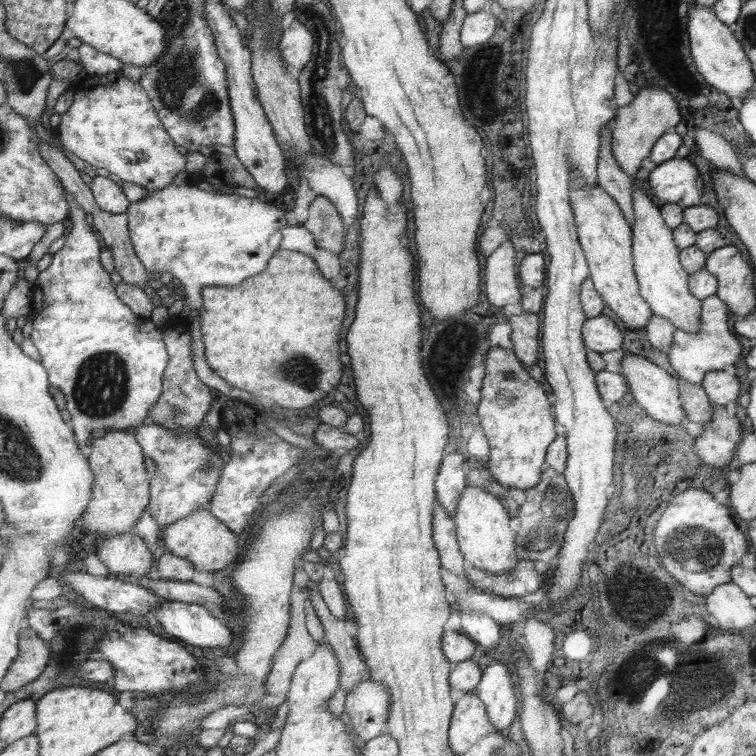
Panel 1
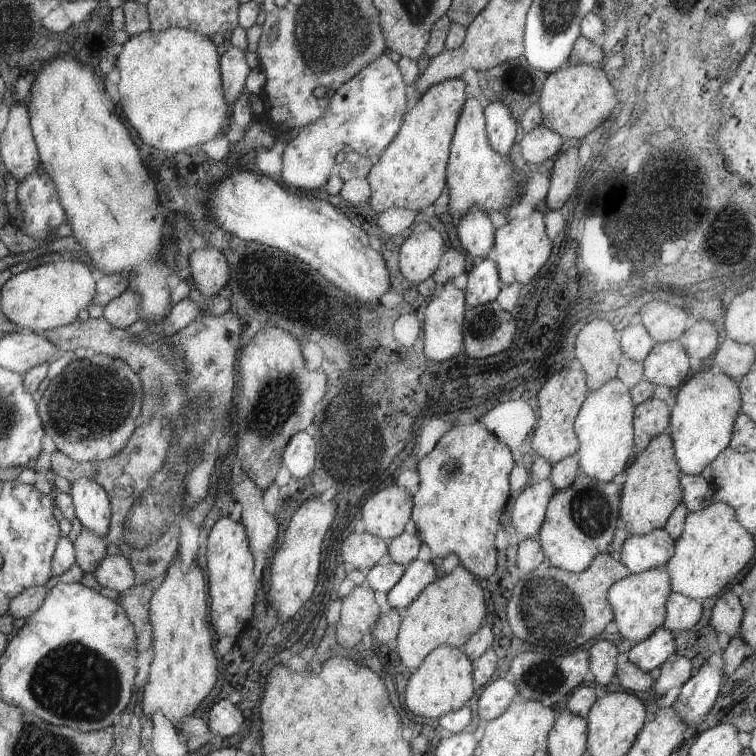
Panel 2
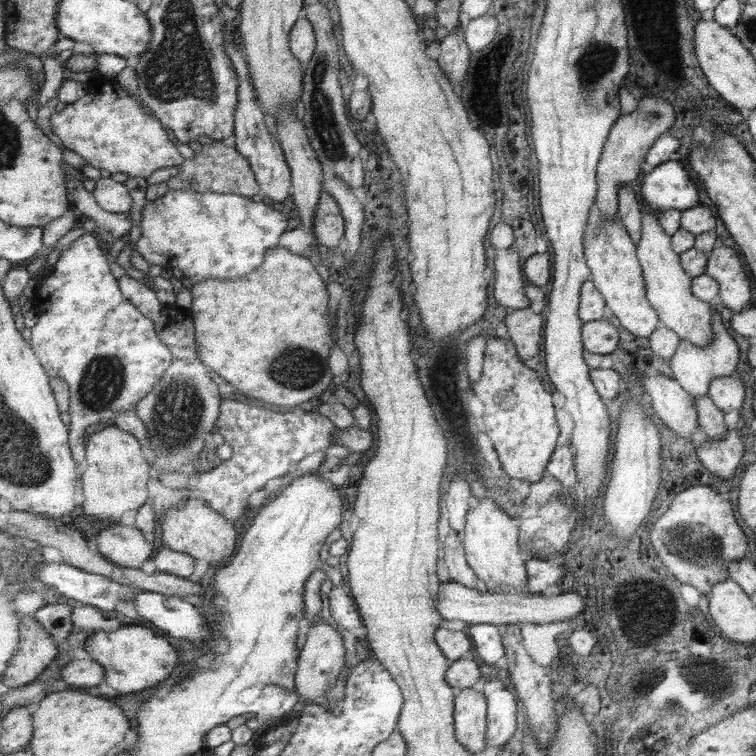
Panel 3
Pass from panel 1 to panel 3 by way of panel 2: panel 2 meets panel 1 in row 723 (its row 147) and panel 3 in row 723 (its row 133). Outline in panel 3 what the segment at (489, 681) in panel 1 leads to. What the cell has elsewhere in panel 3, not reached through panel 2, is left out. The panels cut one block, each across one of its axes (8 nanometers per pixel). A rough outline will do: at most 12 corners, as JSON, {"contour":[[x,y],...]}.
{"contour":[[501,680],[481,690],[489,700],[489,746],[517,732],[519,700]]}

